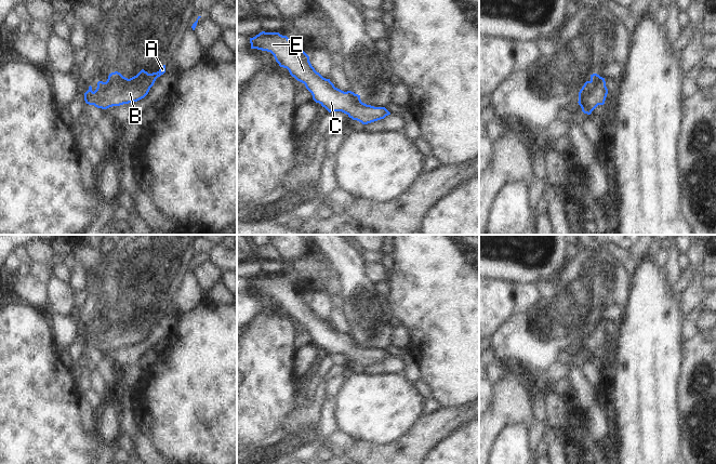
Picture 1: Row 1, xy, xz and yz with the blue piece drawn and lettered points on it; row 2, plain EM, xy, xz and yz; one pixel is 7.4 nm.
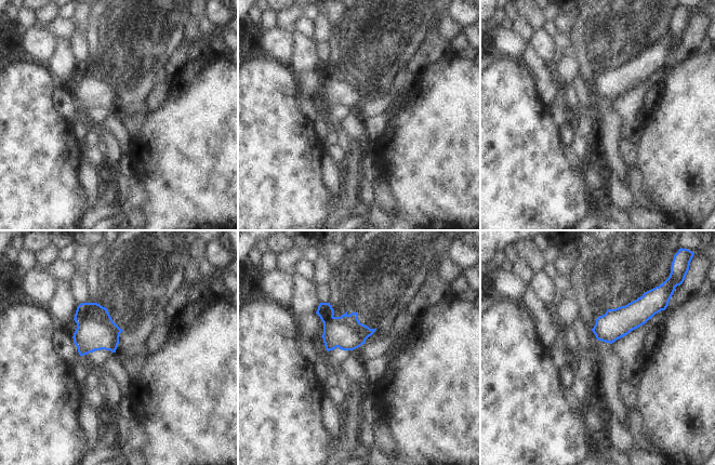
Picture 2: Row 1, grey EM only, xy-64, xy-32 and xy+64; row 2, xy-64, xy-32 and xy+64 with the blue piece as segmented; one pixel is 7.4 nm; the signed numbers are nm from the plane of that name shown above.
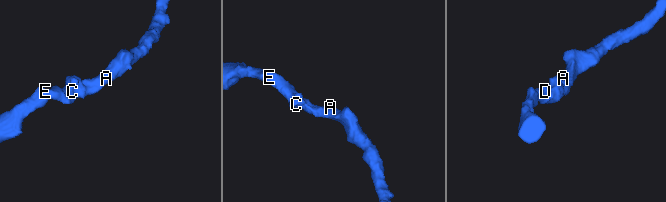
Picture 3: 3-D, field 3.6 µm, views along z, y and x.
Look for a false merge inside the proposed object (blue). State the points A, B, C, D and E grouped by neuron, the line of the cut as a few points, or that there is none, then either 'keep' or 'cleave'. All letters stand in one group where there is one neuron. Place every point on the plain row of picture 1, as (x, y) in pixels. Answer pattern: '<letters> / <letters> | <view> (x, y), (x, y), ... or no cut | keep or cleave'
A B C D E | no cut | keep

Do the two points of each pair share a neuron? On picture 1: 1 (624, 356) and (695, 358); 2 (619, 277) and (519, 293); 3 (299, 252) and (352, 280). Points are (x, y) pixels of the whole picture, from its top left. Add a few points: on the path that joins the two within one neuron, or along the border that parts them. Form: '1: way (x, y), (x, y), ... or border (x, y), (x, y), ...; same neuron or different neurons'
1: border (684, 342), (680, 375), (677, 383); different neurons
2: border (535, 284), (541, 299), (526, 313); different neurons
3: border (314, 246), (315, 248); different neurons

